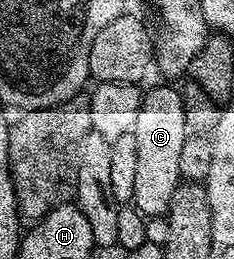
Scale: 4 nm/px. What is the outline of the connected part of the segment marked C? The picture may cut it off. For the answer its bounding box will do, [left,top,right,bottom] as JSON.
[132,88,187,218]

